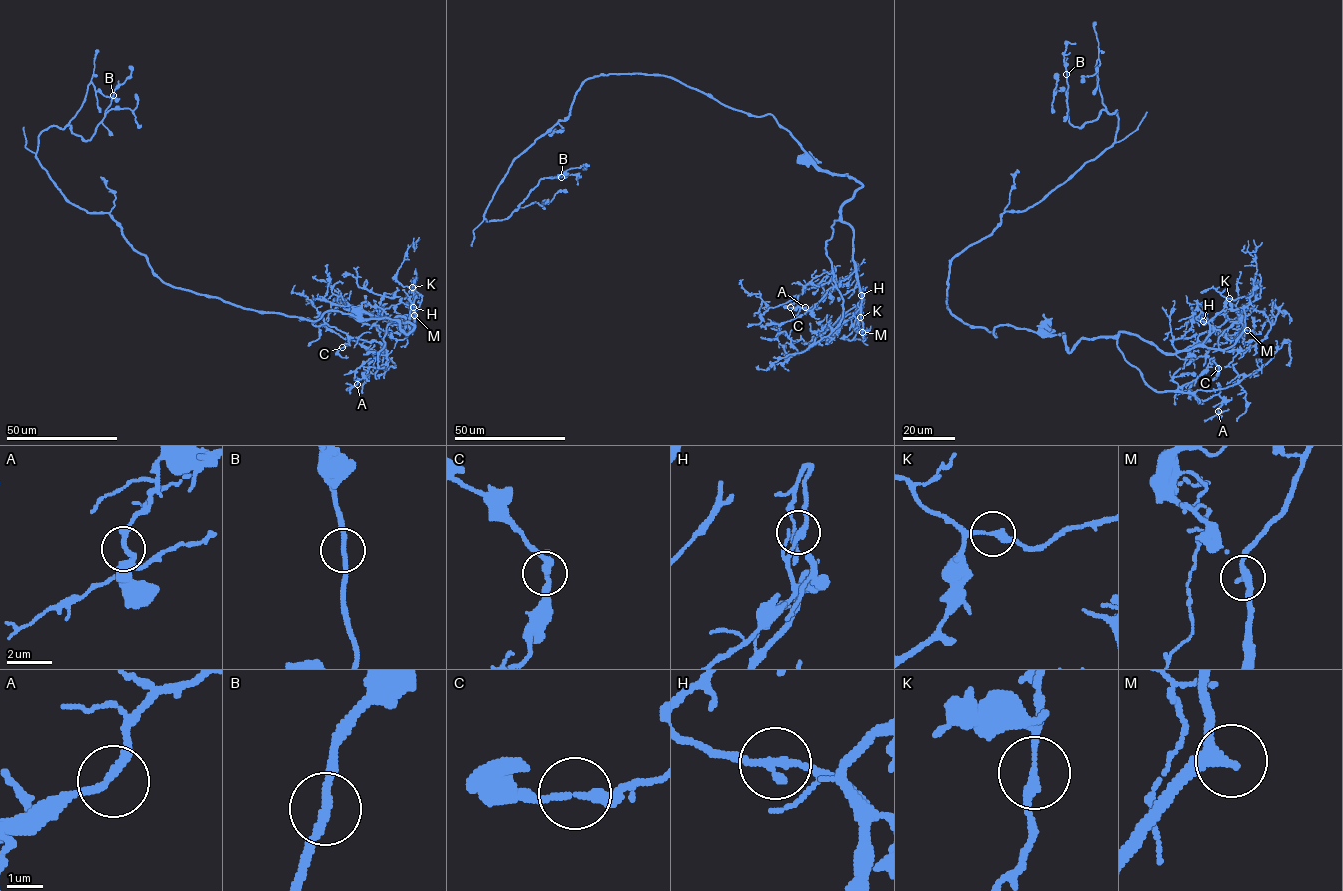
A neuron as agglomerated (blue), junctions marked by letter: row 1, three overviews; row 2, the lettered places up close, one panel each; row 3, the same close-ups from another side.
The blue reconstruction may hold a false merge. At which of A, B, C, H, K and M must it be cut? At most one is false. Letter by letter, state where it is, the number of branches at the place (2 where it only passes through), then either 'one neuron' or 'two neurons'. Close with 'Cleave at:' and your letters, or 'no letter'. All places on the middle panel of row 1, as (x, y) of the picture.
A: at (805, 307); 2 branches meet; one neuron
B: at (561, 177); 2 branches meet; one neuron
C: at (790, 307); 2 branches meet; one neuron
H: at (861, 295); 2 branches meet; one neuron
K: at (860, 317); 2 branches meet; one neuron
M: at (862, 332); 2 branches meet; one neuron
Cleave at: no letter

